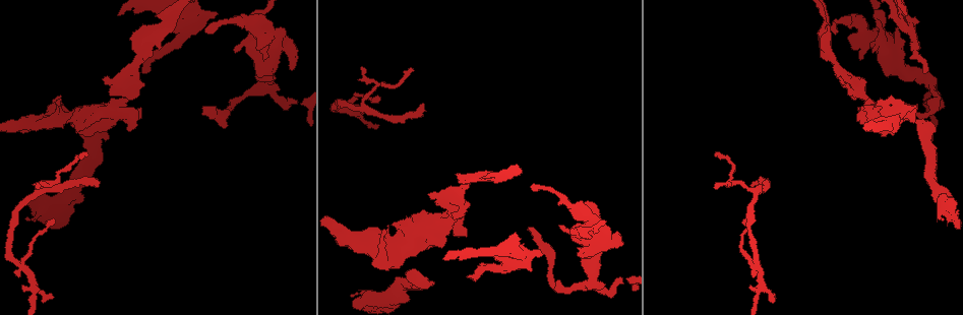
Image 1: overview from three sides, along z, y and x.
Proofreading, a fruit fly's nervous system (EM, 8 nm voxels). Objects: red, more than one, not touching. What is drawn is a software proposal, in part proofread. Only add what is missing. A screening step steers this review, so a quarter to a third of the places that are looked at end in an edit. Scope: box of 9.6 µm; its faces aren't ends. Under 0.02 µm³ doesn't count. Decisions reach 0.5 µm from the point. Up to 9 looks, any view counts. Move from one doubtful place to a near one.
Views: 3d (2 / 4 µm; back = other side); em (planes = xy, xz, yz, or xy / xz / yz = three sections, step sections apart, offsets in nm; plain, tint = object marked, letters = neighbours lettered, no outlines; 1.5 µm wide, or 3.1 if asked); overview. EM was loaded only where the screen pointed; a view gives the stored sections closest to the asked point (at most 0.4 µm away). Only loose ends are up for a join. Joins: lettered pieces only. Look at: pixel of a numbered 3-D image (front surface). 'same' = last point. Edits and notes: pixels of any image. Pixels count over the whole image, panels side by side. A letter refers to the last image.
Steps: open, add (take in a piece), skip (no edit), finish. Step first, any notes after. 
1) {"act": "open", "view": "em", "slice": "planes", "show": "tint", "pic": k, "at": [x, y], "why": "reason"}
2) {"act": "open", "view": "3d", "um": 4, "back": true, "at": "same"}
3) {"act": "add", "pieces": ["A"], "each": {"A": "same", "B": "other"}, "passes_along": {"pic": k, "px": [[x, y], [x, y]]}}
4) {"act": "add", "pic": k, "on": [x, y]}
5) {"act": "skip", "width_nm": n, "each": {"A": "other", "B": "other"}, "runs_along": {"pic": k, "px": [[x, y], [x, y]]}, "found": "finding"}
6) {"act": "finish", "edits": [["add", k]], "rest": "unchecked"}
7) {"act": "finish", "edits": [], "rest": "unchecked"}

{"act": "open", "view": "3d", "um": 2, "pic": 1, "at": [836, 31], "why": "thin end"}

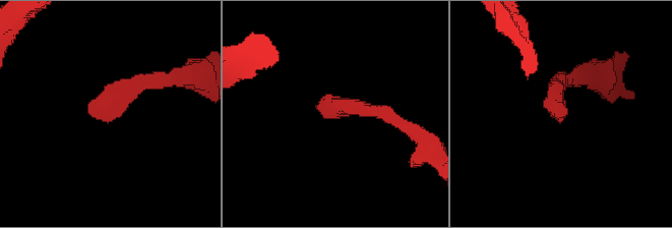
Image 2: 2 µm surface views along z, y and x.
{"act": "open", "view": "em", "slice": "planes", "show": "letters", "pic": 2, "at": [318, 108]}

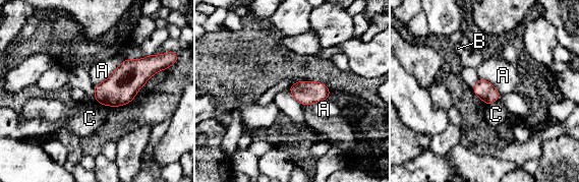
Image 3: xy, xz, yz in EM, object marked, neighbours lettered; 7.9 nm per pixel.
{"act": "skip", "width_nm": 150, "each": {"A": "other", "B": "other", "C": "other"}, "found": "no lettered piece goes on from it"}

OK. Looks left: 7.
{"act": "open", "view": "em", "slice": "xy", "step": 4, "show": "letters", "pic": 1, "at": [28, 219], "why": "thin end"}

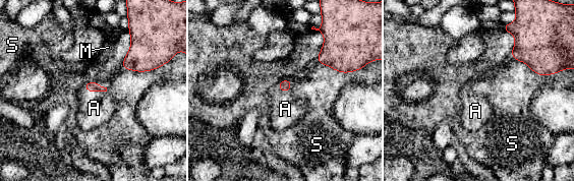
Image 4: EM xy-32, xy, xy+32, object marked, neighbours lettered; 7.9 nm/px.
{"act": "add", "pieces": ["A"], "each": {"A": "same", "M": "other", "S": "other"}, "passes_along": {"pic": 4, "px": [[90, 86], [95, 91], [94, 108]]}, "found": "the neuron continues"}

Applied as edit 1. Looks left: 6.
{"act": "open", "view": "3d", "um": 2, "pic": 1, "at": [716, 188], "why": "tapers out"}

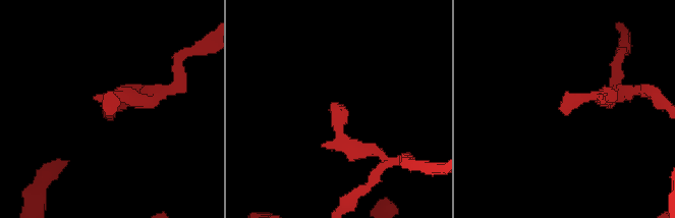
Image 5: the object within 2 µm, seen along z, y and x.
{"act": "open", "view": "em", "slice": "planes", "show": "letters", "pic": 5, "at": [331, 106], "why": "need the tissue"}

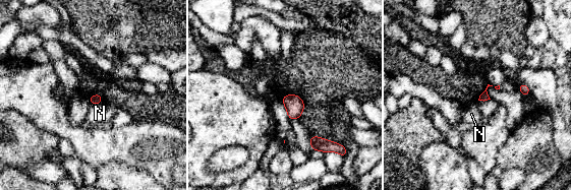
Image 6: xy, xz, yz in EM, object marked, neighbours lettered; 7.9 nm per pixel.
{"act": "skip", "longest_contact_nm": ["N", 100], "each": {"N": "other"}, "found": "no lettered piece goes on from it"}

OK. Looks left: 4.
{"act": "finish", "edits": [["add", 4]], "rest": "unchecked"}

